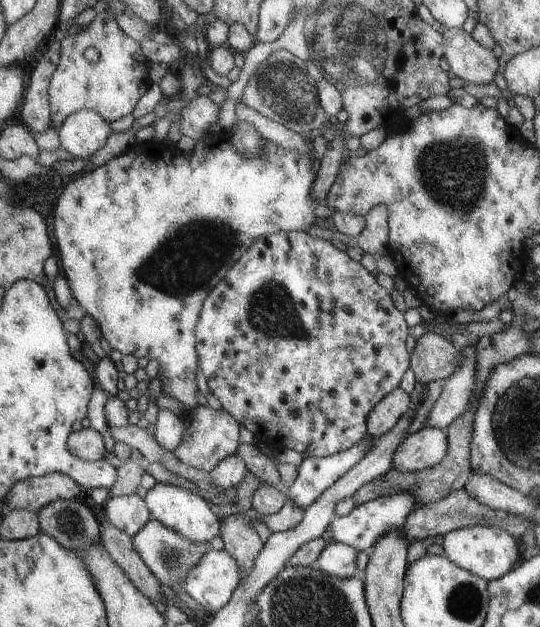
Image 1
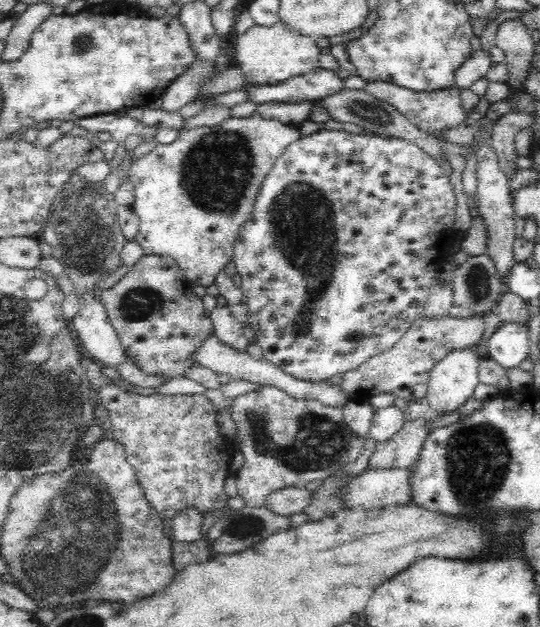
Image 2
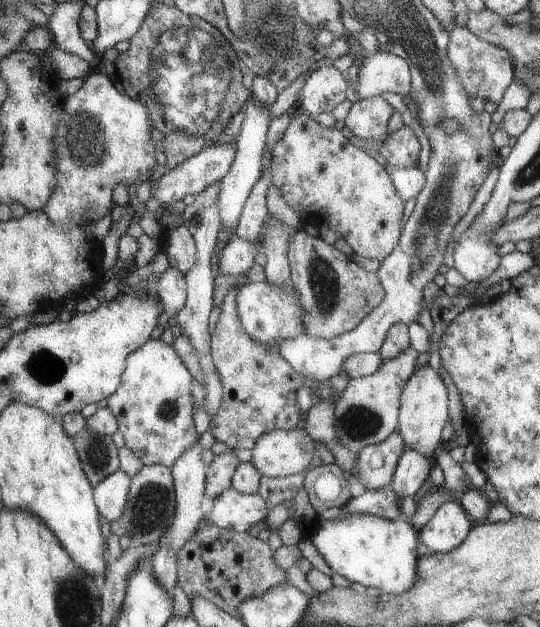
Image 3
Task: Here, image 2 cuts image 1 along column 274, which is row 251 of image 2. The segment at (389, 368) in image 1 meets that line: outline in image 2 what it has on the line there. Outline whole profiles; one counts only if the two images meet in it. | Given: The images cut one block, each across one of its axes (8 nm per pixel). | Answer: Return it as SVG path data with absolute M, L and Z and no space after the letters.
M323 129L290 143L261 182L253 202L253 211L237 232L232 257L237 273L241 276L248 325L256 333L256 344L262 349L264 359L298 380L324 382L334 376L357 370L373 356L391 350L425 310L425 303L437 282L438 266L446 260L444 246L452 244L452 234L459 231L454 228L454 208L456 197L448 175L435 158L426 154L412 141L383 135L361 135Z

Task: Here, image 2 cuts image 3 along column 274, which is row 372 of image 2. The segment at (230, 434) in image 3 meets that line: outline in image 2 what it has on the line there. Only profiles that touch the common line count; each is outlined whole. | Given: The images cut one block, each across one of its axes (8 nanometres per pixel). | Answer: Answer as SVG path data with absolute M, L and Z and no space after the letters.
M421 314L391 350L373 356L357 370L344 373L338 387L346 393L346 398L350 401L367 400L380 393L390 393L406 401L424 399L427 396L432 368L452 351L478 345L486 330L486 324L480 315L472 318L446 316L439 320L430 320Z

